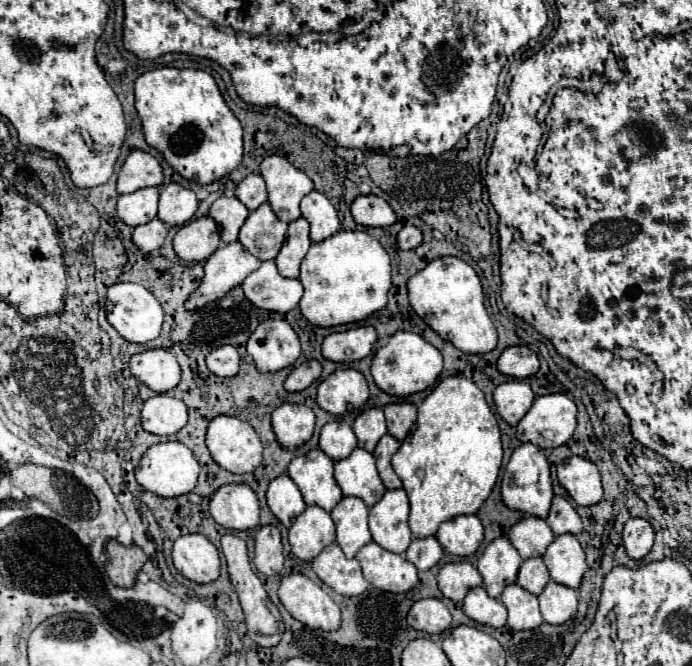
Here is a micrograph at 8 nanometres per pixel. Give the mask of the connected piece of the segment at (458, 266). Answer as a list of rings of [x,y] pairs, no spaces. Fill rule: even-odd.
[[[442,256],[432,260],[424,270],[408,280],[408,300],[414,312],[458,350],[466,354],[484,354],[496,348],[496,326],[484,306],[482,282],[476,270],[462,258]]]

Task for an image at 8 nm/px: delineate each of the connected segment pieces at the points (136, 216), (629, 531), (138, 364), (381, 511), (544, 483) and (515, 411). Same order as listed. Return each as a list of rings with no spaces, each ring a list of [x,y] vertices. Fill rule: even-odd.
[[[140,188],[132,194],[118,198],[118,216],[128,226],[140,226],[156,218],[158,212],[158,188]]]
[[[638,516],[630,518],[624,524],[624,532],[622,532],[628,556],[632,556],[634,560],[644,558],[654,544],[654,536],[656,536],[656,532],[646,518],[638,518]]]
[[[144,350],[130,358],[130,372],[154,392],[168,392],[180,382],[180,366],[176,358],[164,350]]]
[[[402,488],[386,490],[382,500],[370,508],[370,532],[374,542],[390,552],[404,552],[412,542],[408,512],[408,496]]]
[[[526,442],[520,444],[514,454],[508,460],[504,478],[502,478],[502,500],[508,508],[538,516],[538,518],[546,518],[548,510],[550,510],[550,502],[554,498],[552,492],[552,478],[550,478],[550,464],[542,452],[542,448]]]
[[[512,380],[506,384],[500,384],[494,390],[494,404],[498,414],[502,416],[502,420],[510,426],[516,426],[524,414],[530,410],[532,402],[534,402],[536,394],[532,392],[530,384],[520,382],[520,380]]]

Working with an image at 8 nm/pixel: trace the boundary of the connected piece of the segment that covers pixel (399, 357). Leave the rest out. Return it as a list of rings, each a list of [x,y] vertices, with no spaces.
[[[396,332],[390,342],[376,350],[372,358],[372,376],[380,390],[394,396],[408,396],[432,386],[442,372],[442,354],[416,332]]]

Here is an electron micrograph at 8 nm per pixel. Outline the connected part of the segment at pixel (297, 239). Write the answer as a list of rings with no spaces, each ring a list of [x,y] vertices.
[[[298,218],[290,222],[288,236],[280,248],[280,254],[276,256],[278,272],[286,278],[298,278],[300,276],[300,262],[308,254],[312,240],[310,240],[310,224],[304,218]]]

